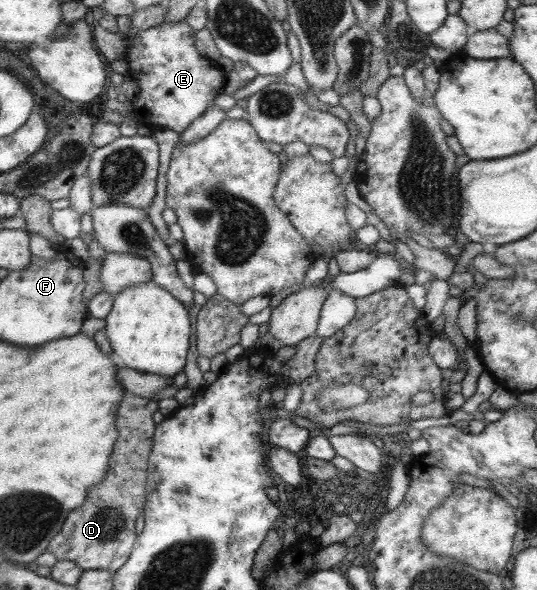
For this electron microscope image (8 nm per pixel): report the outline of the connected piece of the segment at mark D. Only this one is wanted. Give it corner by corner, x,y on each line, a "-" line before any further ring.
126,391
122,405
119,407
116,425
119,431
113,452
109,459
109,468
101,484
88,489
83,508
72,510
63,523
61,532
55,535
48,544
48,552
57,557
57,561
70,561
85,570
111,570
114,574
127,563
138,537
135,533
137,516
144,511
146,503
146,468
154,445
156,423
153,414
158,410
156,399
147,399

